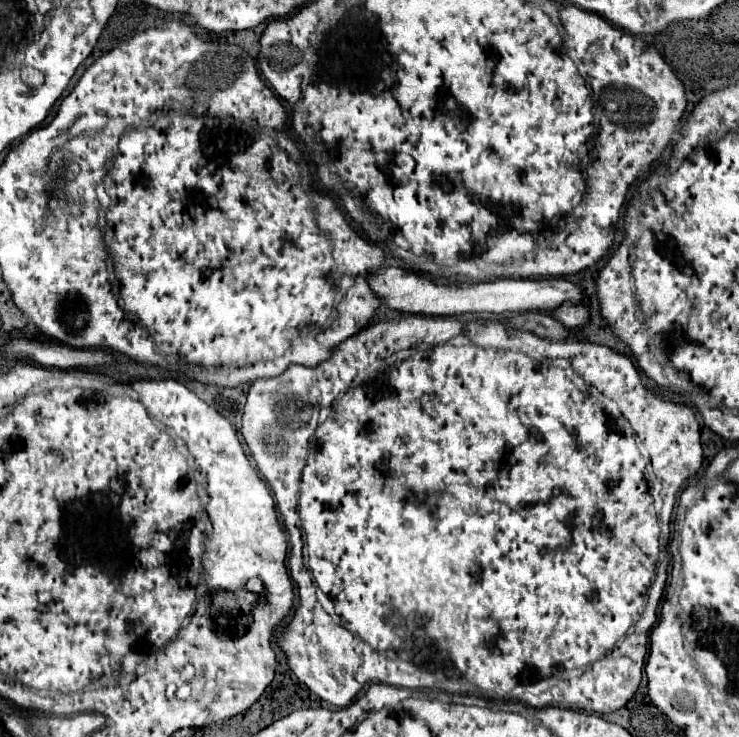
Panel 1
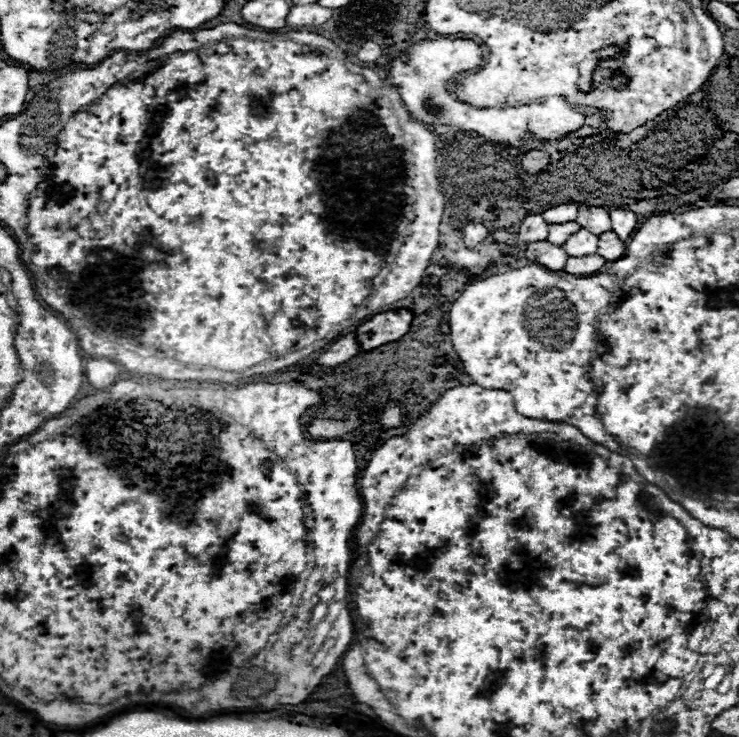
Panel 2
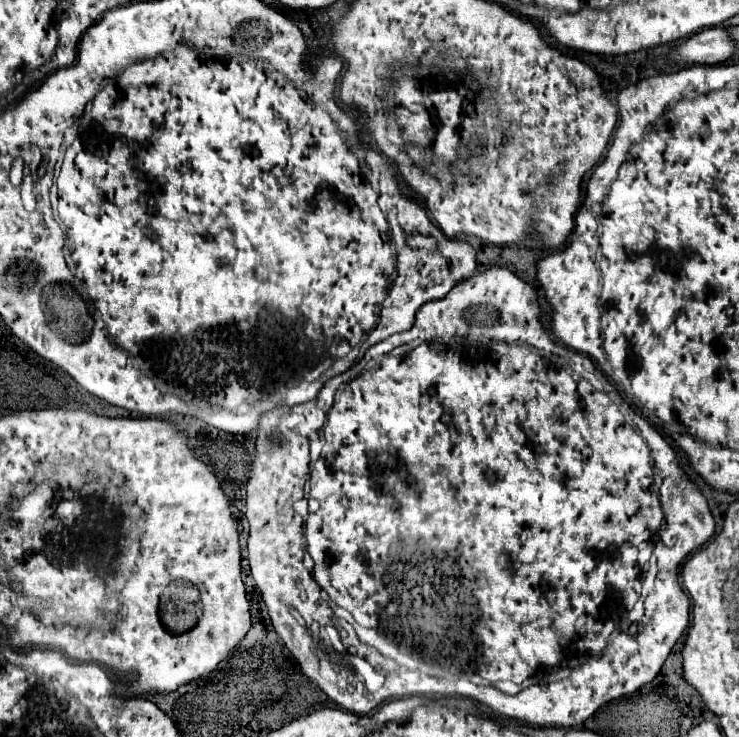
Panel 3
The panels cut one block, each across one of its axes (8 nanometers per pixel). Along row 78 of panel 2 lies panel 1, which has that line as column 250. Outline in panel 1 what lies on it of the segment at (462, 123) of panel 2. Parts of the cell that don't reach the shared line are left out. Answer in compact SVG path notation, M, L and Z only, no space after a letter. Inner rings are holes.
M398 316L398 318L392 318L392 320L386 320L386 322L378 322L378 324L372 324L372 326L370 326L370 328L366 328L366 330L362 330L362 332L360 332L360 334L356 334L356 336L352 336L352 338L348 338L348 340L346 340L346 342L342 342L342 344L340 344L340 346L338 346L338 348L336 348L336 350L334 350L334 354L332 354L332 356L330 356L330 358L328 358L328 360L324 360L324 362L320 362L320 364L318 364L318 366L312 366L312 368L310 368L310 366L290 366L290 368L288 368L288 370L286 370L286 372L282 372L282 374L280 374L280 376L276 376L276 378L260 378L260 380L256 380L256 382L254 382L254 384L258 384L258 386L254 386L254 384L252 384L252 386L250 386L250 392L248 392L248 402L246 402L246 408L244 408L244 416L242 416L242 435L243 435L243 438L244 438L244 440L245 440L245 441L246 441L246 442L248 442L248 446L249 446L249 449L250 449L250 451L251 451L251 455L252 455L252 457L253 457L253 459L255 459L255 463L256 463L256 466L257 466L257 467L258 467L258 470L260 470L260 474L262 474L262 476L264 476L264 480L266 480L266 482L268 482L268 484L270 484L270 488L272 488L272 492L274 492L274 498L276 498L276 502L278 502L278 510L280 510L280 516L282 516L282 520L283 520L283 524L284 524L284 526L286 526L286 530L288 530L288 536L290 536L290 534L292 534L292 536L290 536L290 544L292 544L292 554L290 554L290 558L292 558L292 560L290 560L290 562L288 562L288 564L290 564L290 574L292 574L292 578L294 578L294 582L295 582L295 583L296 583L296 585L297 585L297 587L298 587L298 588L299 588L299 589L298 589L298 591L299 591L299 596L300 596L300 602L298 602L298 608L296 608L296 612L294 612L294 616L292 616L292 620L290 620L290 622L289 622L289 623L288 623L288 626L286 626L286 630L284 630L284 632L282 632L282 636L278 636L278 640L276 640L276 644L278 644L278 646L280 646L280 650L282 650L282 652L284 652L284 654L286 654L286 662L288 662L288 666L290 666L290 670L292 670L292 672L294 672L294 674L296 674L296 676L298 676L298 680L300 680L300 682L302 682L302 684L306 684L306 686L308 686L308 688L310 688L310 692L314 692L314 694L316 694L316 696L320 696L320 698L322 698L322 700L324 700L324 702L328 702L328 704L332 704L332 706L348 706L348 704L350 704L350 702L352 702L352 700L354 700L354 698L356 698L356 696L358 696L358 692L360 692L360 690L362 690L362 688L364 688L364 686L366 686L366 684L372 684L372 682L384 682L384 684L390 684L390 686L400 686L400 688L410 688L410 690L418 690L418 688L438 688L438 690L444 690L444 692L458 692L458 694L484 694L484 696L494 696L494 694L496 694L496 696L498 696L498 698L504 698L504 700L518 700L518 702L524 702L524 704L528 704L528 706L532 706L532 708L544 708L544 706L560 706L560 704L562 704L562 706L564 706L564 708L576 708L576 710L584 710L584 712L590 712L590 714L610 714L610 712L616 712L616 710L620 710L620 708L622 708L622 706L624 706L624 704L626 704L626 702L628 702L628 700L630 700L630 698L632 698L632 696L634 696L634 692L636 692L636 690L638 690L638 686L640 686L640 680L642 680L642 672L644 672L644 656L646 656L646 654L648 654L648 636L650 636L650 634L648 634L648 632L650 632L650 630L652 630L652 628L654 628L654 624L656 624L656 614L658 614L658 606L660 606L660 598L662 598L662 592L664 592L664 586L666 586L666 566L668 566L668 562L666 562L666 560L664 560L664 562L662 562L662 564L660 564L660 566L658 566L658 568L656 568L656 564L658 564L658 554L661 554L661 555L660 555L660 556L663 556L663 554L662 554L662 553L663 553L663 551L662 551L662 550L664 550L664 548L665 548L665 547L666 547L666 546L667 546L667 544L666 544L666 540L668 540L668 541L669 541L669 538L670 538L670 528L669 528L669 524L666 524L666 523L665 523L665 522L668 522L668 520L670 520L670 519L671 519L671 515L672 515L672 508L674 508L674 504L676 504L676 494L678 494L678 492L680 492L680 490L682 490L682 488L684 488L684 486L686 486L686 482L688 482L688 480L690 480L690 478L694 478L694 476L696 476L696 474L698 474L698 470L700 470L700 468L702 468L702 460L704 460L704 456L702 456L702 446L700 446L700 428L698 428L698 422L696 422L696 416L694 416L694 412L692 412L692 410L690 410L690 408L688 408L688 406L684 406L684 404L678 404L678 402L674 402L674 400L668 400L668 398L662 398L662 396L660 396L660 394L654 394L654 392L652 392L652 390L650 390L650 388L648 388L648 386L646 386L646 382L644 382L644 378L642 378L642 380L638 380L638 388L634 388L634 376L640 376L640 372L638 372L638 370L636 370L636 366L634 366L634 364L632 364L632 360L630 360L630 358L628 358L628 356L622 356L622 354L618 354L618 352L614 352L614 350L612 350L612 348L608 348L608 346L602 346L602 344L592 344L592 342L566 342L566 340L564 340L564 342L546 342L546 340L544 340L544 338L538 338L538 336L532 336L532 334L528 334L528 332L522 332L522 330L516 330L516 328L510 328L510 330L506 330L506 328L504 328L504 322L500 322L500 320L484 320L484 318L476 318L476 320L460 320L460 318L426 318L426 316ZM522 336L524 336L524 342L522 342ZM482 346L488 346L488 348L482 348ZM496 348L498 348L498 350L496 350ZM502 348L506 348L506 350L502 350ZM400 352L404 352L404 354L400 354ZM574 352L582 352L582 364L574 364ZM586 352L602 352L602 356L586 356ZM406 354L408 354L408 356L406 356ZM534 356L538 356L538 358L564 358L564 360L568 360L568 362L570 362L570 364L572 364L572 366L574 366L574 368L582 368L582 376L586 376L586 380L590 380L590 384L594 384L594 388L590 388L590 384L586 384L586 380L584 380L584 378L582 378L582 376L578 376L578 374L576 374L576 372L574 372L574 370L572 370L572 366L568 366L568 368L562 368L562 366L558 366L558 364L556 364L556 362L554 362L554 360L534 360ZM378 358L382 358L382 360L378 360ZM372 363L374 363L374 364L372 364ZM369 365L370 365L370 368L367 368L367 367L368 367L368 366L369 366ZM365 370L366 370L366 372L365 372ZM356 372L362 372L362 376L356 376ZM354 376L356 376L356 380L354 380ZM352 380L354 380L354 384L350 384L350 382L352 382ZM606 384L610 384L610 398L612 398L612 400L610 400L610 398L608 398L608 396L604 396L604 394L602 394L602 392L606 392ZM348 386L350 386L350 388L348 388ZM346 388L348 388L348 390L346 390ZM596 388L598 388L598 390L596 390ZM344 390L346 390L346 392L344 392ZM340 392L344 392L344 396L342 396L342 398L340 398L340 400L336 400L336 398L338 398L338 394L340 394ZM640 398L642 398L642 400L640 400ZM334 400L336 400L336 402L334 402ZM332 402L334 402L334 404L332 404ZM318 404L322 404L322 408L326 408L326 404L332 404L332 410L330 410L330 416L328 416L328 418L326 418L326 420L324 420L324 422L322 422L322 424L320 424L320 426L318 426L318 428L316 428L316 424L318 424ZM620 408L622 408L622 410L620 410ZM622 414L624 414L624 416L626 416L626 418L624 418L624 416L622 416ZM628 420L630 420L630 422L628 422ZM518 422L520 422L520 424L518 424ZM508 424L510 424L510 426L514 426L514 428L506 428L506 426L508 426ZM526 424L528 424L528 426L530 426L530 428L526 428ZM284 430L286 430L286 432L284 432ZM440 432L442 432L442 434L440 434ZM444 432L446 432L446 434L448 434L448 436L446 436L446 434L444 434ZM312 434L314 434L314 446L312 446L312 452L310 452L310 454L308 454L308 458L306 458L306 452L308 452L308 450L306 450L306 446L308 446L308 440L310 440L310 436L312 436ZM672 438L674 438L674 440L672 440ZM554 440L556 440L556 444L554 444ZM550 442L552 442L552 444L550 444ZM670 442L674 442L674 448L672 448L672 444L670 444ZM648 450L650 450L650 454L649 454L649 451L648 451ZM651 460L652 460L652 463L651 463ZM304 464L306 464L306 466L304 466ZM651 464L652 464L652 465L651 465ZM302 468L304 468L304 474L302 474ZM652 470L654 470L654 474L656 474L656 477L655 477L655 475L654 475L654 474L653 474L653 471L652 471ZM272 476L274 476L274 480L272 480ZM592 476L594 476L594 478L592 478ZM596 476L600 476L600 480L598 480L598 478L596 478ZM300 478L302 478L302 504L298 504L298 497L299 497L299 488L300 488ZM661 491L662 491L662 497L661 497ZM663 500L664 500L664 508L662 508L662 506L663 506ZM661 509L662 509L662 520L664 520L664 523L663 523L663 522L662 522L662 520L661 520L661 519L660 519L660 512L661 512ZM298 512L300 512L300 528L298 528L298 520L299 520L299 514L298 514ZM572 528L574 528L574 534L572 534ZM300 530L302 530L302 531L303 531L303 535L304 535L304 537L303 537L303 538L304 538L304 546L303 546L303 558L302 558L302 532L300 532ZM496 558L502 558L502 564L498 564L498 568L494 568L494 564L492 564L492 560L496 560ZM508 562L510 562L510 564L508 564ZM318 564L326 564L326 566L318 566ZM654 568L656 568L656 580L654 580L654 578L655 578L655 577L654 577ZM524 576L526 576L526 580L522 580L522 578L524 578ZM362 578L364 578L364 580L362 580ZM366 578L370 578L370 584L366 584L366 582L368 582L368 580L366 580ZM430 580L432 580L432 588L430 588L430 584L428 584L428 582L430 582ZM650 580L654 580L654 582L652 582L652 586L650 586ZM412 582L414 582L414 584L412 584ZM314 585L315 585L315 586L316 586L316 588L317 588L317 592L316 592L316 588L314 588ZM418 586L420 586L420 588L418 588ZM648 588L650 588L650 596L648 596ZM316 594L317 594L317 598L316 598ZM647 596L648 596L648 602L647 602ZM318 601L319 601L319 602L318 602ZM320 603L321 603L321 605L322 605L322 606L320 606ZM582 604L584 604L584 606L582 606ZM645 605L646 605L646 608L645 608ZM322 608L323 608L323 609L324 609L324 610L325 610L325 611L326 611L326 612L327 612L327 613L328 613L328 614L329 614L329 615L330 615L330 616L331 616L331 617L332 617L332 618L330 618L330 616L328 616L328 614L326 614L326 612L324 612L324 610L322 610ZM643 610L644 610L644 614L642 614L642 613L643 613ZM332 619L333 619L333 620L332 620ZM639 619L640 619L640 620L639 620ZM306 620L308 620L308 622L306 622ZM334 622L335 622L335 623L337 623L337 624L340 624L340 625L342 625L342 626L344 626L344 628L342 628L342 626L340 626L340 628L334 628ZM637 622L638 622L638 624L636 624L636 623L637 623ZM632 626L634 626L634 628L632 628ZM346 628L350 628L350 632L348 632L348 630L346 630ZM630 628L632 628L632 630L630 630ZM628 630L630 630L630 632L628 632ZM352 632L354 632L354 634L352 634ZM626 632L628 632L628 636L626 636ZM624 636L626 636L626 639L625 639L625 640L622 640L622 638L624 638ZM358 639L360 639L360 640L358 640ZM618 640L622 640L622 644L616 644L616 642L618 642ZM362 642L366 642L366 644L362 644ZM368 644L370 644L370 646L372 646L372 648L370 648L370 646L368 646ZM614 646L616 646L616 648L614 648ZM612 648L614 648L614 652L610 652L610 650L612 650ZM328 654L338 654L338 658L340 658L340 660L328 660ZM602 656L604 656L604 658L602 658ZM444 658L446 658L446 660L444 660Z

